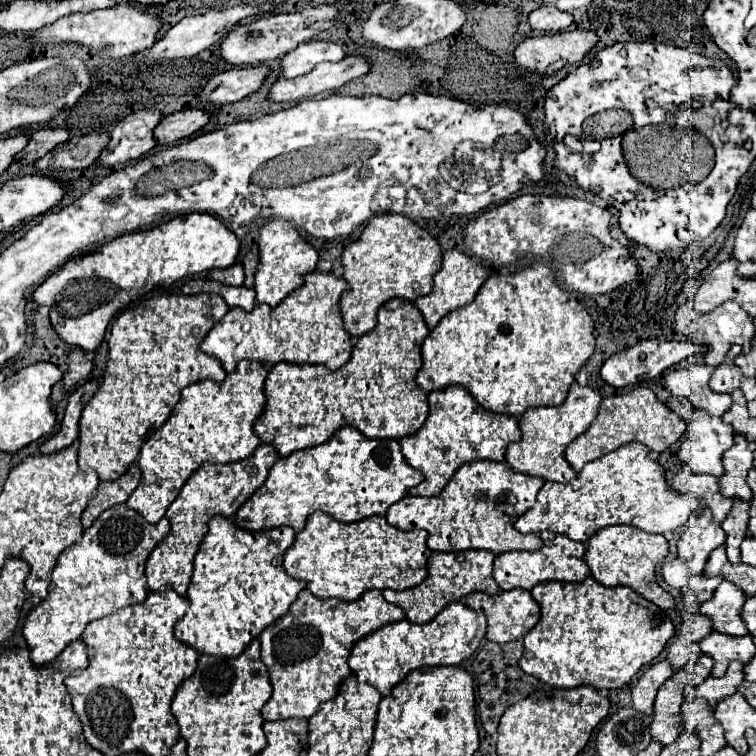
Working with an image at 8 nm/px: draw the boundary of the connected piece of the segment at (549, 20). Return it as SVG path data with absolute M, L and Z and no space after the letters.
M540 7L530 13L528 21L530 21L532 29L546 31L546 33L558 33L558 31L568 29L572 25L574 17L572 17L572 13L564 13L556 7Z

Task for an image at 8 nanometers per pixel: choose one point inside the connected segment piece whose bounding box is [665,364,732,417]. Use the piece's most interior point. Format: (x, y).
(692, 382)

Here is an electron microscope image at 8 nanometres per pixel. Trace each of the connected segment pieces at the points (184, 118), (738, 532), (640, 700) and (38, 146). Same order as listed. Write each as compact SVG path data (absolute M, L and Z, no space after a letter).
M184 109L184 111L176 111L172 115L166 115L160 125L156 127L154 137L158 139L160 145L168 145L168 143L176 143L180 139L186 139L190 135L194 135L196 131L204 129L210 121L212 113L204 111L204 109Z
M734 499L734 505L728 513L728 517L724 519L722 523L722 529L726 533L726 555L728 555L728 561L730 563L738 563L740 561L740 553L738 553L738 547L742 543L742 539L746 537L746 527L748 527L748 509L750 509L750 503L744 503L744 501L738 501Z
M660 661L650 665L642 677L638 679L636 687L632 689L632 707L640 713L652 715L652 707L654 707L654 699L656 693L660 689L660 685L670 679L674 675L674 669L670 669L668 661Z
M40 129L30 137L30 143L22 153L18 153L20 161L24 163L34 163L36 159L44 157L48 151L52 151L56 145L64 143L70 139L70 133L66 129Z

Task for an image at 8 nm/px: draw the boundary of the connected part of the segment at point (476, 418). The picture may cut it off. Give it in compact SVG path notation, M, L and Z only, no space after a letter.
M462 385L432 391L428 395L428 403L430 415L426 423L414 435L400 439L400 447L406 461L412 467L420 469L426 477L418 487L410 491L410 495L440 495L440 491L452 479L460 465L476 459L504 461L506 447L514 441L520 441L520 427L516 417L486 411Z

